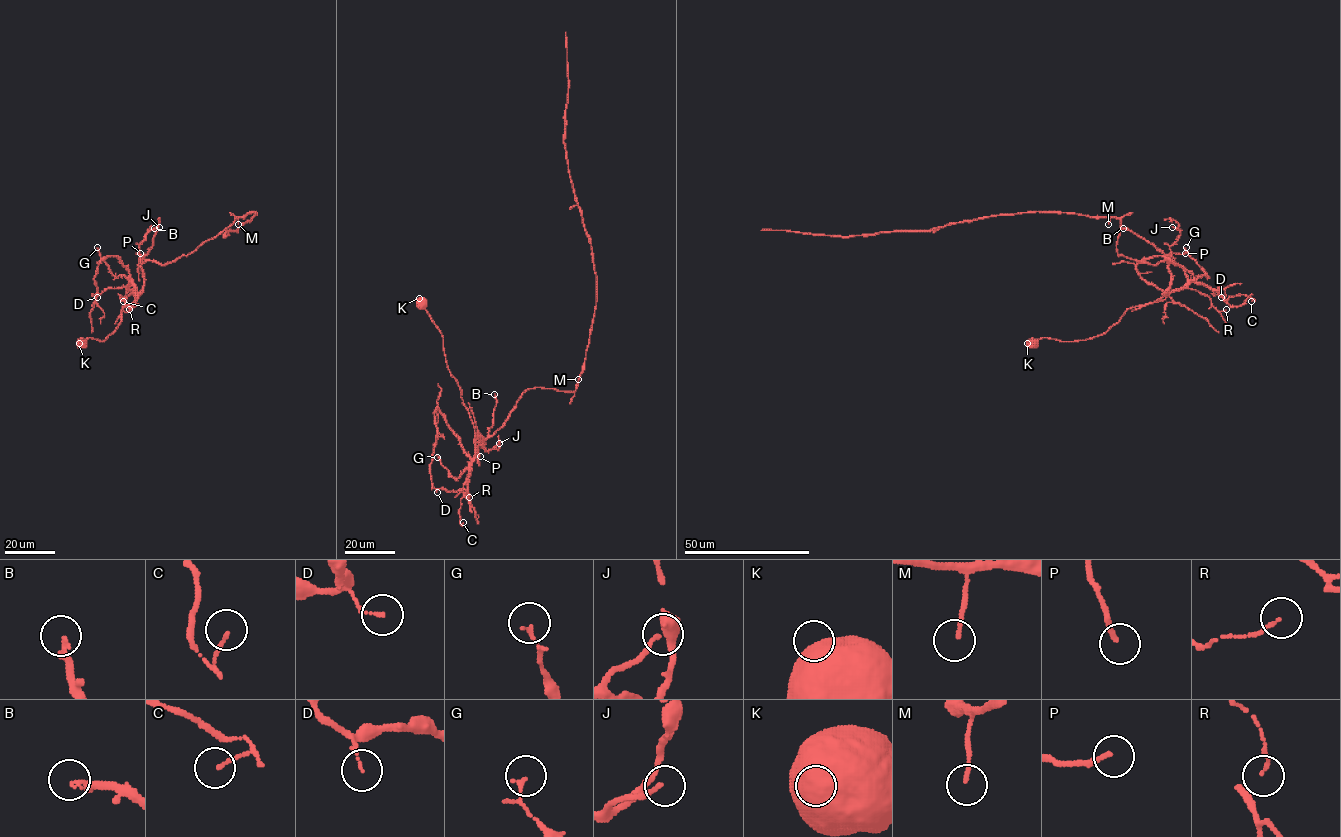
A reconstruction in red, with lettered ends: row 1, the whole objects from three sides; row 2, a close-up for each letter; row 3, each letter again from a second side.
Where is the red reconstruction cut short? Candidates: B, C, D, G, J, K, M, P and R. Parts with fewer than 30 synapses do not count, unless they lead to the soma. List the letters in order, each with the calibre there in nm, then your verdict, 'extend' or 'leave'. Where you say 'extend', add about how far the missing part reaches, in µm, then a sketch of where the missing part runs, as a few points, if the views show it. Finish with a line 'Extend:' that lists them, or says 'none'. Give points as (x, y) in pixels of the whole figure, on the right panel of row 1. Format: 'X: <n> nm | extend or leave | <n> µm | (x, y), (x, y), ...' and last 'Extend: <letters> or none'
B: 170 nm | leave
C: 120 nm | leave
D: 110 nm | leave
G: 90 nm | leave
J: 150 nm | leave
K: 1000 nm | leave
M: 130 nm | leave
P: 180 nm | leave
R: 100 nm | leave
Extend: none

